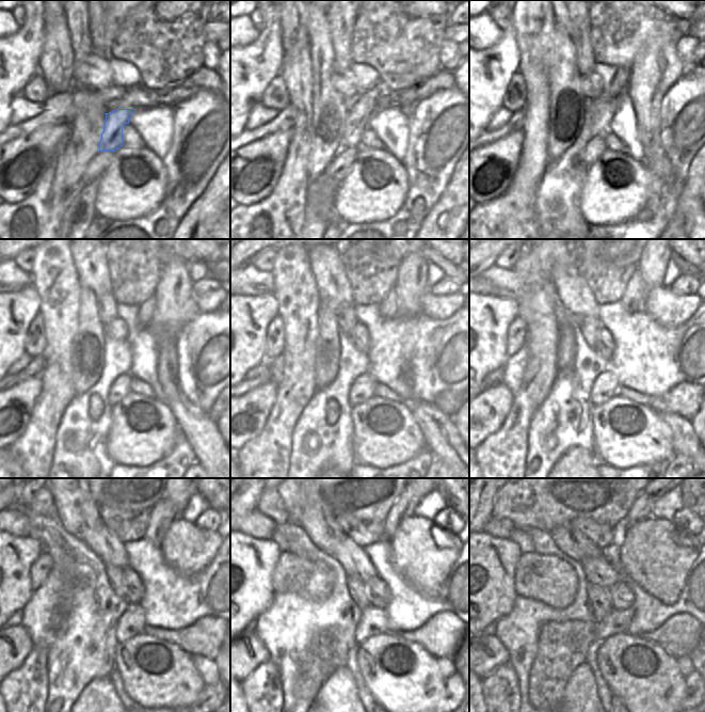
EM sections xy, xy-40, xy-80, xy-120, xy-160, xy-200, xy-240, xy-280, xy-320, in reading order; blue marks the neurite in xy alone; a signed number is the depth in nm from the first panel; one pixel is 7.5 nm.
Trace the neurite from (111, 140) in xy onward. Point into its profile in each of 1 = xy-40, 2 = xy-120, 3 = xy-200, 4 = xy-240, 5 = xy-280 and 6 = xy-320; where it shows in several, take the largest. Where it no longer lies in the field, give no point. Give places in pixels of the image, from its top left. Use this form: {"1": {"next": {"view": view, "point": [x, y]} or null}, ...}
{"1": {"next": {"view": "xy-40", "point": [372, 100]}}, "2": {"next": {"view": "xy-120", "point": [146, 312]}}, "3": {"next": {"view": "xy-200", "point": [637, 288]}}, "4": {"next": {"view": "xy-240", "point": [163, 512]}}, "5": {"next": {"view": "xy-280", "point": [403, 507]}}, "6": {"next": {"view": "xy-320", "point": [641, 509]}}}

